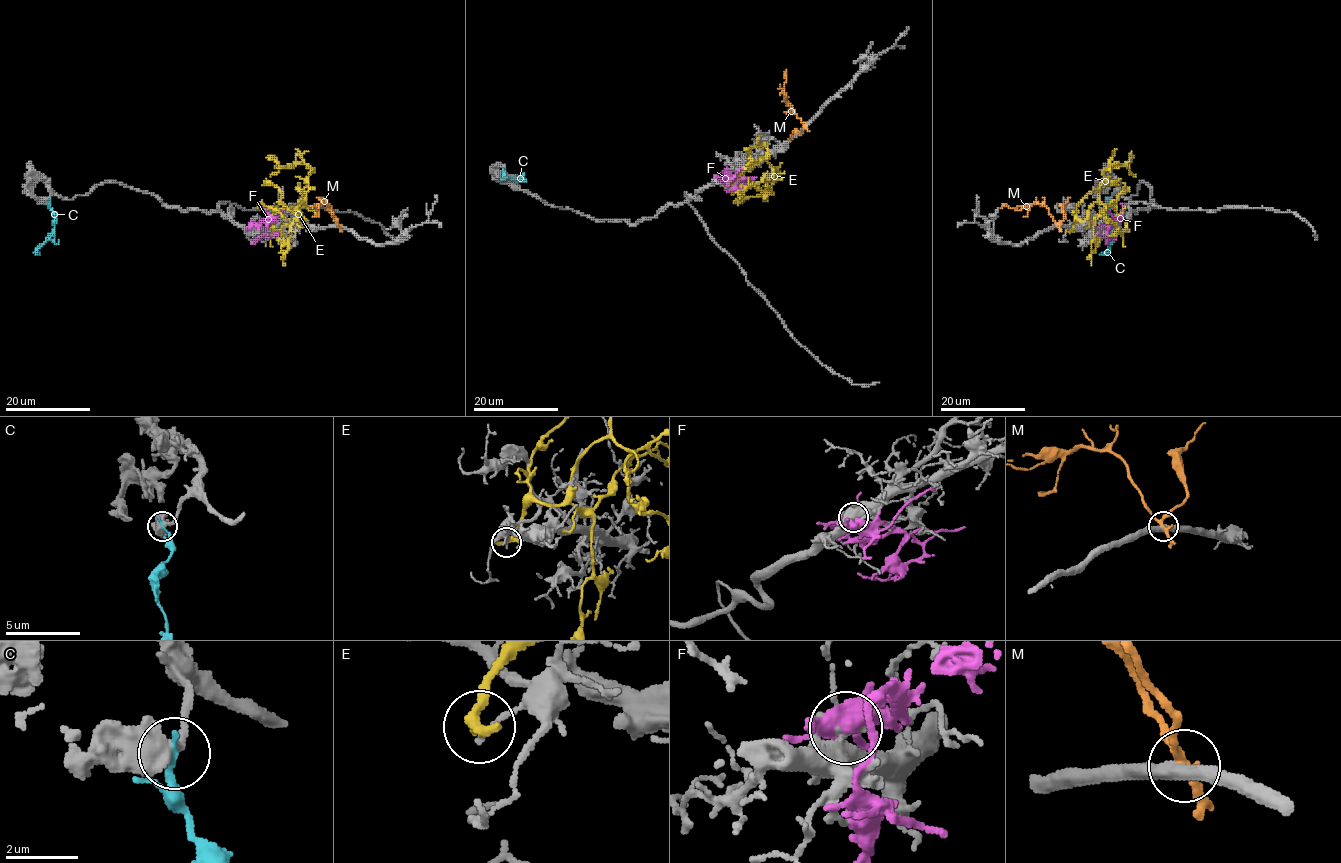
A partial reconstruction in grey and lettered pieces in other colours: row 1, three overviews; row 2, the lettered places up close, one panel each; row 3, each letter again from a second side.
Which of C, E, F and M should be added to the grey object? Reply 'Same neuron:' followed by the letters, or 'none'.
Same neuron: none

